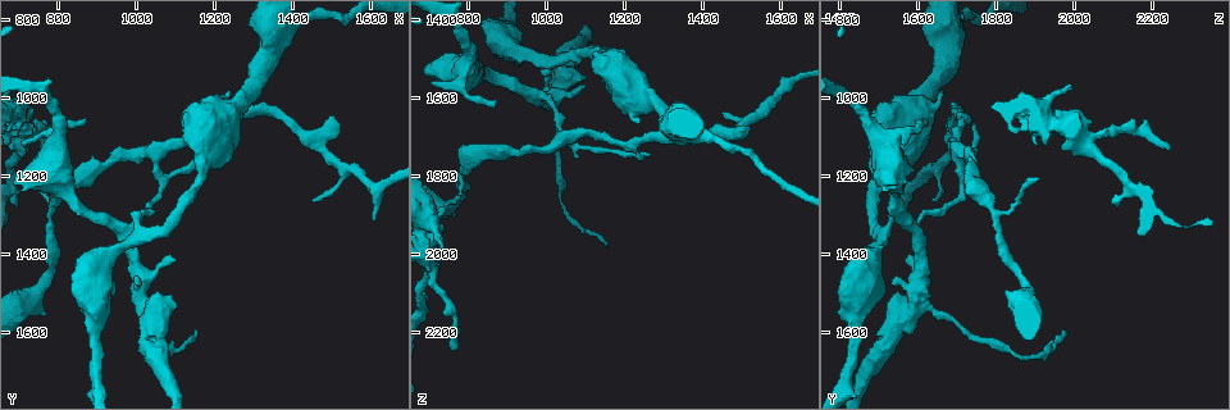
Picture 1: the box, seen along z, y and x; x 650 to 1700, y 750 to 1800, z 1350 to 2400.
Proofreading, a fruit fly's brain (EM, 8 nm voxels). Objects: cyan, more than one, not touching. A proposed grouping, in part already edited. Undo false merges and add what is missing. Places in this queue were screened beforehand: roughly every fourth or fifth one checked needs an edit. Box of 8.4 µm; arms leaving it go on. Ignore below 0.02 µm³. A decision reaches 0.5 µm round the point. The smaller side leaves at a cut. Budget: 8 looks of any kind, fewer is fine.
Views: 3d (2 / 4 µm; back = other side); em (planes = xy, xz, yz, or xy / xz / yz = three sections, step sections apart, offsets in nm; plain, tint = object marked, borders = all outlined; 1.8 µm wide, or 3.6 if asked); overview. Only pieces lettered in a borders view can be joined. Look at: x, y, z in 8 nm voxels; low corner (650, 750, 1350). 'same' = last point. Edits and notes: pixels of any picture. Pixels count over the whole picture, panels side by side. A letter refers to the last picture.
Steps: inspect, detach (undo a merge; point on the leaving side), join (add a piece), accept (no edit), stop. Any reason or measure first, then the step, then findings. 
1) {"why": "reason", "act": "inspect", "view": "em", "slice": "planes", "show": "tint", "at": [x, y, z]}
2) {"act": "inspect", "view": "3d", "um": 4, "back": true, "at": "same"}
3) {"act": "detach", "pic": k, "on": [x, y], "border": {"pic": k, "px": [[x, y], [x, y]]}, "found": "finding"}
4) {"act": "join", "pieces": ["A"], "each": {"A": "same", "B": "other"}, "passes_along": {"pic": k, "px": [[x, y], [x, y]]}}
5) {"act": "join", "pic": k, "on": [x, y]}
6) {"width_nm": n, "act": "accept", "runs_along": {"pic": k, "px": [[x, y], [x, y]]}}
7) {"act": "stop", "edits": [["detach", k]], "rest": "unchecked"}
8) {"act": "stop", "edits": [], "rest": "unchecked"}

{"act": "inspect", "view": "em", "slice": "xz", "step": 4, "show": "plain", "at": [1100, 1420, 1575]}

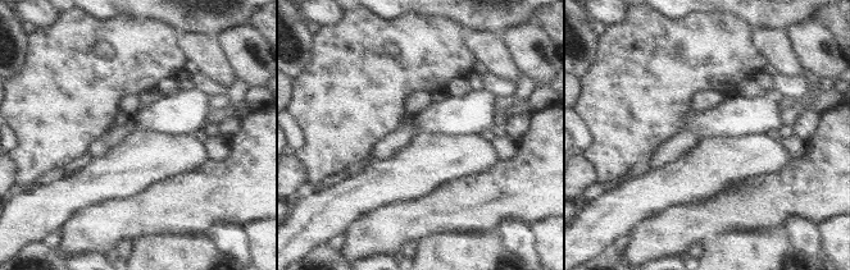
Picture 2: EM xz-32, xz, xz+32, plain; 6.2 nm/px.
{"why": "see the neighbours", "act": "inspect", "view": "em", "slice": "xz", "step": 4, "show": "borders", "at": "same"}

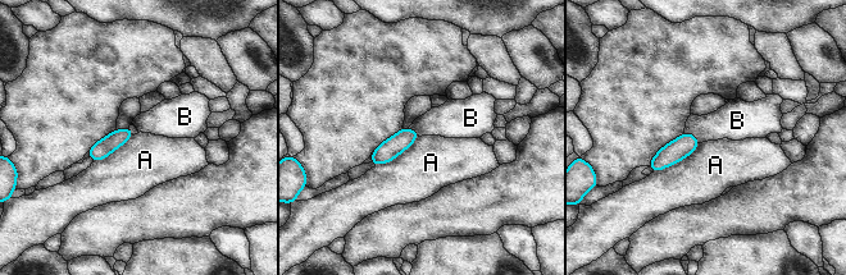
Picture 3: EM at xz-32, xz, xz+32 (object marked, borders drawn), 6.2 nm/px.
{"width_nm": 110, "act": "accept", "each": {"A": "other", "B": "other"}, "found": "none of them fits"}

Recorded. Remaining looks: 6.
{"why": "abrupt turn", "act": "inspect", "view": "3d", "um": 4, "at": [1050, 1255, 1715]}

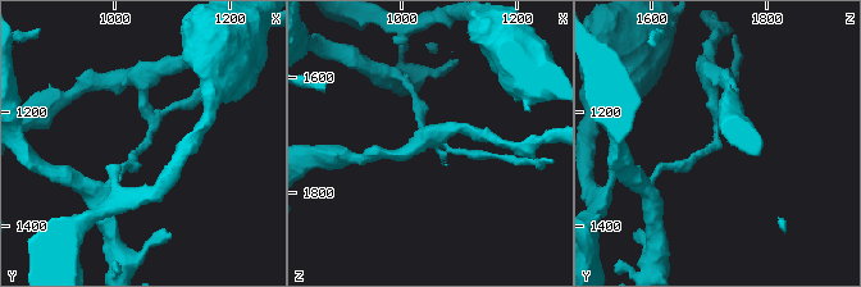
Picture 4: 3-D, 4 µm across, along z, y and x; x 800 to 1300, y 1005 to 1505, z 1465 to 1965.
{"why": "need the tissue", "act": "inspect", "view": "em", "slice": "planes", "show": "borders", "at": [1060, 1245, 1715]}

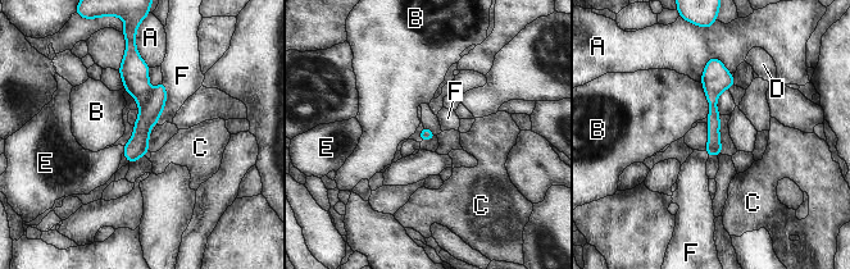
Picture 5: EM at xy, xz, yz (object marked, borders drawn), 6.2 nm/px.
{"longest_contact_nm": ["F", 280], "act": "detach", "pic": 5, "on": [133, 71], "each": {"A": "other", "B": "other", "C": "other", "D": "other", "E": "other", "F": "other"}, "border": {"pic": 5, "px": [[149, 95], [140, 109]]}, "found": "a second cell is stuck on"}

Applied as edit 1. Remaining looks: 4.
{"act": "stop", "edits": [["detach", 5]], "rest": "unchecked"}

